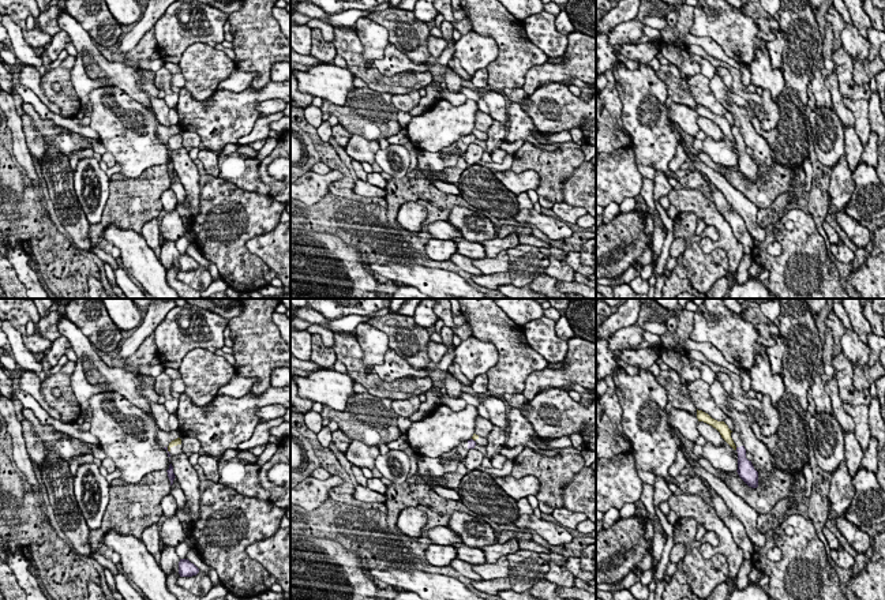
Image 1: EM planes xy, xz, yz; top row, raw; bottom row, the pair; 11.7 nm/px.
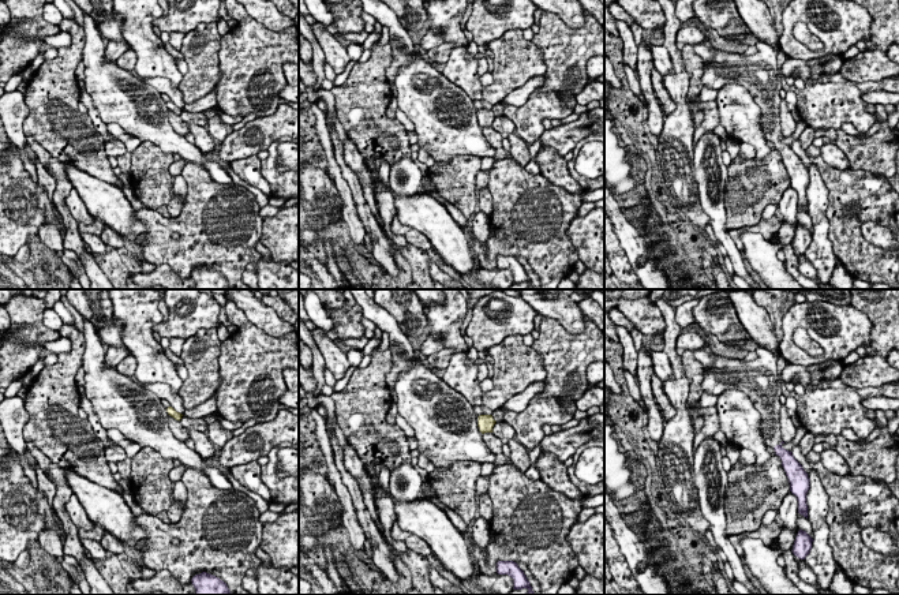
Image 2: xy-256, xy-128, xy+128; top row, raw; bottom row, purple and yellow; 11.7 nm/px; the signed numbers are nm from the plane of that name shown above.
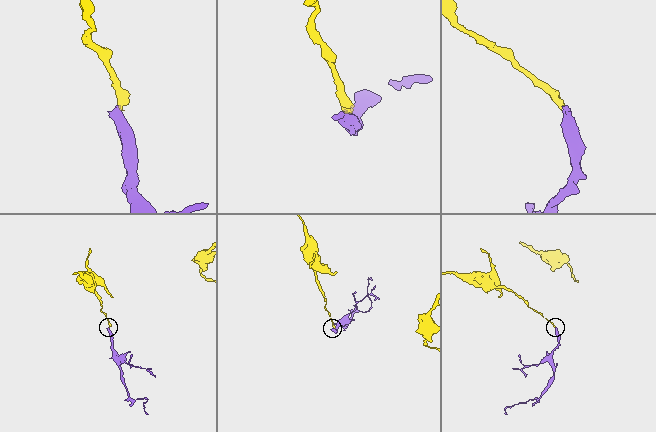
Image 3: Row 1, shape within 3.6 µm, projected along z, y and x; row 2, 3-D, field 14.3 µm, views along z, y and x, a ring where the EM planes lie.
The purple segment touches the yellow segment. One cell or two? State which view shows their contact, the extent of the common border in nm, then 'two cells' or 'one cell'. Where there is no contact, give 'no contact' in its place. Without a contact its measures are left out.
contact in xy; length 70 nm; two cells

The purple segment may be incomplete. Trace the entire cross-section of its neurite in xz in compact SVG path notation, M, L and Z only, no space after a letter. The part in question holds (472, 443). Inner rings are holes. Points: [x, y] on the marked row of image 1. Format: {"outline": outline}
{"outline": "M473 439L468 442L460 443L457 447L451 449L449 453L445 453L443 455L438 458L430 458L430 457L419 457L417 458L417 469L419 473L430 473L434 477L442 477L443 475L449 472L454 472L460 462L464 461L464 458L468 454L469 449L475 449L476 442Z"}

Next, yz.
{"outline": "M736 431L731 432L731 438L736 446L738 451L738 475L739 477L751 488L758 487L758 472L754 469L751 461L746 458L746 449L742 439Z"}

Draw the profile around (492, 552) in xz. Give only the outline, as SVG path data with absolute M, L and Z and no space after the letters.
M511 539L505 544L494 543L491 545L484 545L481 550L485 555L487 563L495 563L499 558L520 551L520 545L518 539Z

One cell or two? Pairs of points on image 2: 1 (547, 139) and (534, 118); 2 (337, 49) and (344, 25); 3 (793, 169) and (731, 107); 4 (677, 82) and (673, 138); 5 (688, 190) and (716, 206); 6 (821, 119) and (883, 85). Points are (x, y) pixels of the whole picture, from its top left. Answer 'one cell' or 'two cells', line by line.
1: two cells
2: two cells
3: two cells
4: one cell
5: two cells
6: one cell

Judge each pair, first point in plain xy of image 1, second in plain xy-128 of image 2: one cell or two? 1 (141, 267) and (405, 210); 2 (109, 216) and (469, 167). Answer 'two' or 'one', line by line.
1: one
2: one

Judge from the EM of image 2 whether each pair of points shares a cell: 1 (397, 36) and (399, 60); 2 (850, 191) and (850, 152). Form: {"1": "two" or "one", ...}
{"1": "one", "2": "two"}

